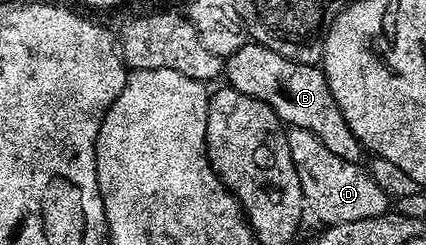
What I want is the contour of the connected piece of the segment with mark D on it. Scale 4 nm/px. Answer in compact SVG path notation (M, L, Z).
M296 126L287 132L289 148L293 156L293 164L297 168L297 176L301 180L303 201L320 218L323 224L341 224L353 220L369 220L369 216L381 216L388 213L389 199L387 193L377 185L362 165L337 156L337 152L329 152L313 132L302 130Z

